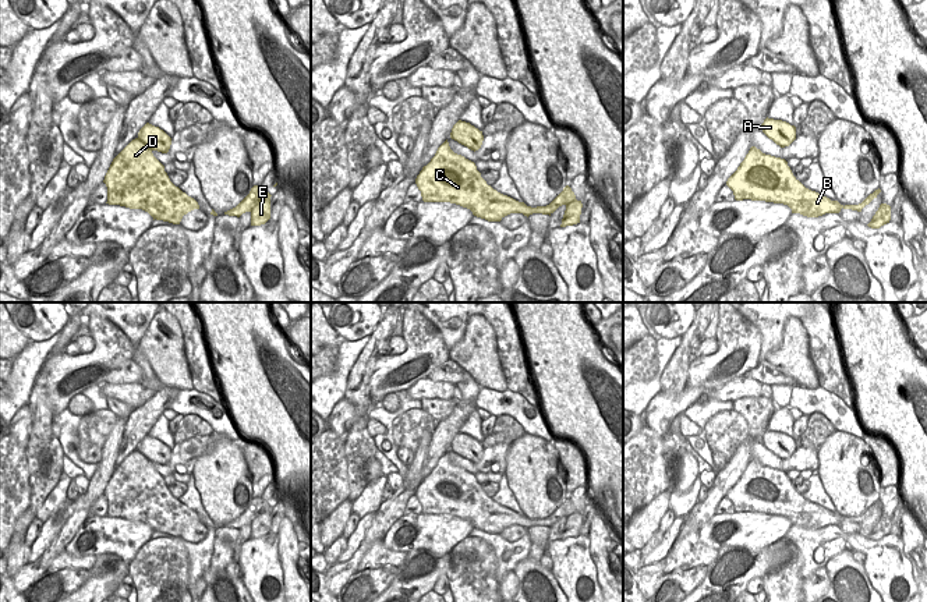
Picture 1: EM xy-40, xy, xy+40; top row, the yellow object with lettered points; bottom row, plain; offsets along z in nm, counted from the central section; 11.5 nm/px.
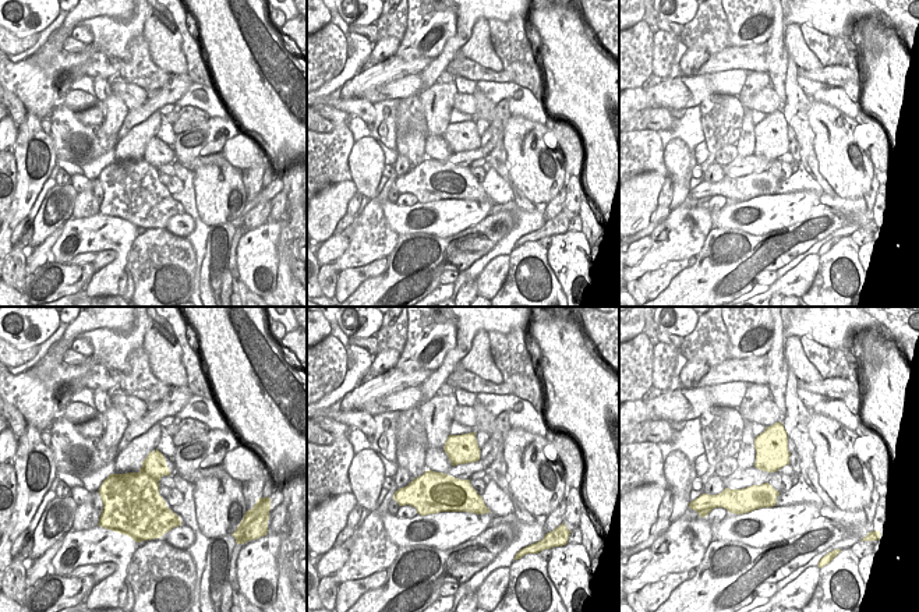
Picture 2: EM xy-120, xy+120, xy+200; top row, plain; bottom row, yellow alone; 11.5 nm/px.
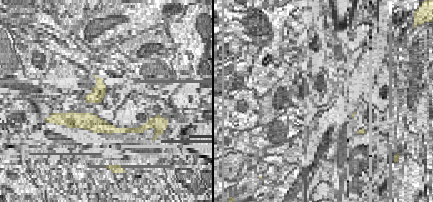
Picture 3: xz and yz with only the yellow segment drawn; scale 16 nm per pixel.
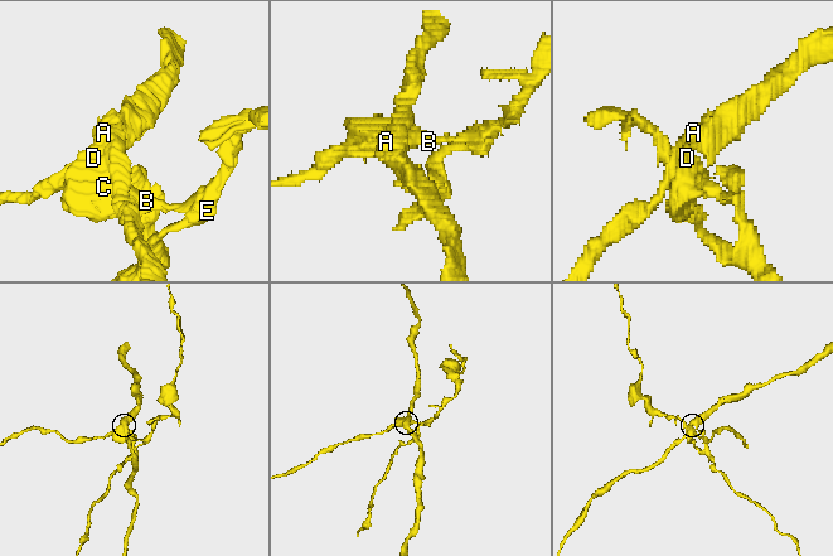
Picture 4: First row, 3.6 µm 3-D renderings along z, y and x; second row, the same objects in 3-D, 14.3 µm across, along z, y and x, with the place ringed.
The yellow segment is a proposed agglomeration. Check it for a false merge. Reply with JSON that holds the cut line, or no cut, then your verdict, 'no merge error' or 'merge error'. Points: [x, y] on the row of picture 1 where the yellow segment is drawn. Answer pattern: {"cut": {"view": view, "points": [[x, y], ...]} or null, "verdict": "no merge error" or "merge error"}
{"cut": {"view": "xy", "points": [[534, 208], [535, 212]]}, "verdict": "merge error"}

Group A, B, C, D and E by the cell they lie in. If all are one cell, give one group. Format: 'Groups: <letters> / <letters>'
Groups: A B C D / E.

